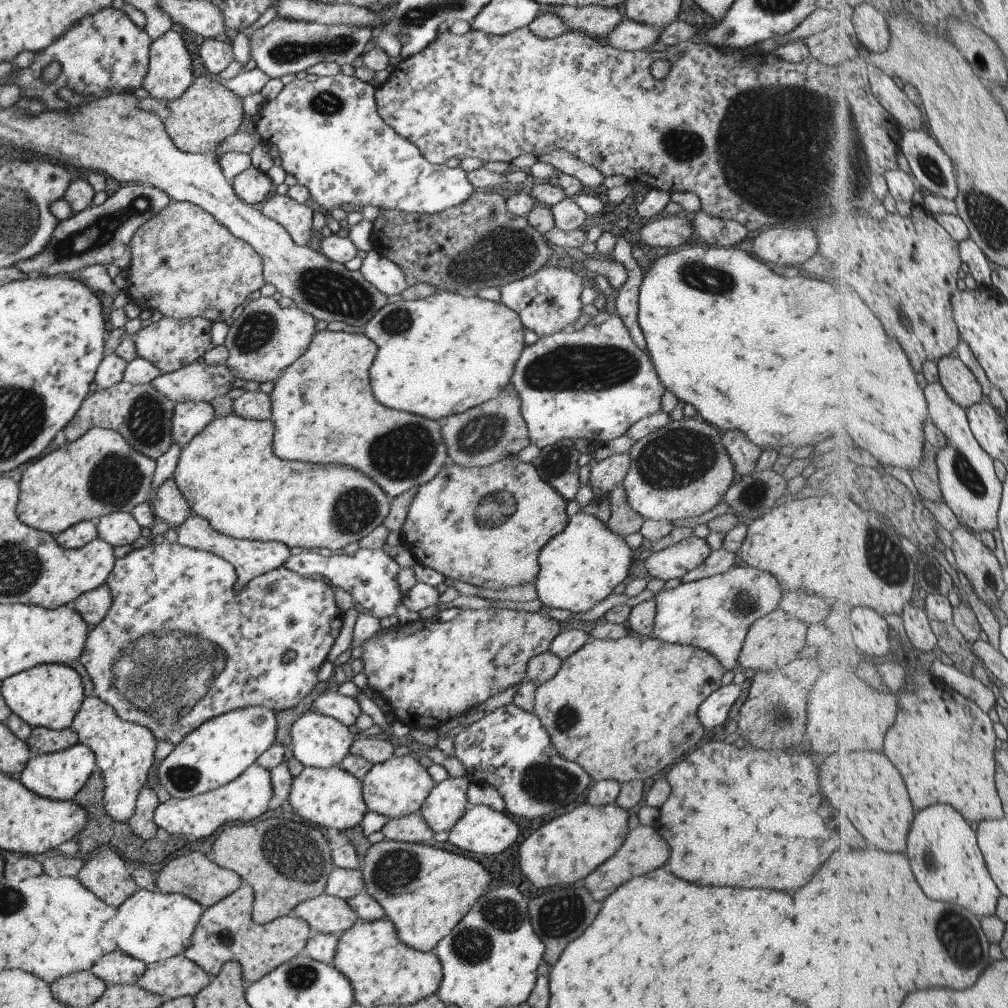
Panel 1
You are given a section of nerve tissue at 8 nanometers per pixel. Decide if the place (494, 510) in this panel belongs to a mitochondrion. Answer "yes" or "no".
yes

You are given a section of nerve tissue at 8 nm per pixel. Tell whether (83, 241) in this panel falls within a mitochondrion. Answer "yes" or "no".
yes

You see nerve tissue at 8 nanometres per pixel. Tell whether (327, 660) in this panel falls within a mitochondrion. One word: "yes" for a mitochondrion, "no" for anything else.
no

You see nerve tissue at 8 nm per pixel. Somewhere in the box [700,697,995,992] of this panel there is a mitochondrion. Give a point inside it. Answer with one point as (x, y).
(960, 937)

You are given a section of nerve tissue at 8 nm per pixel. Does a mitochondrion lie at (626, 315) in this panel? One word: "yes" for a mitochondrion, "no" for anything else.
no

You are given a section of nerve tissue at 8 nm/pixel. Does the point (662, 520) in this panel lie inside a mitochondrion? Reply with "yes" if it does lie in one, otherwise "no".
no

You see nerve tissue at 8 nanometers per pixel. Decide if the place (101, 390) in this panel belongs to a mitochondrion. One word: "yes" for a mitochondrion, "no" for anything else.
no

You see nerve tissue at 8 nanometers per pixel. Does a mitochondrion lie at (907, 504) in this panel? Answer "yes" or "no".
no

